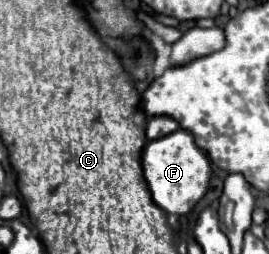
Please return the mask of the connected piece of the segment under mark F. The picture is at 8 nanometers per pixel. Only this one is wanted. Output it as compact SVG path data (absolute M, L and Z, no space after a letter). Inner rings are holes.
M177 129L167 137L149 141L141 153L141 165L153 201L165 213L175 213L175 215L187 215L197 205L197 201L205 195L209 179L213 175L207 155L193 143L191 133L187 133L185 129Z

